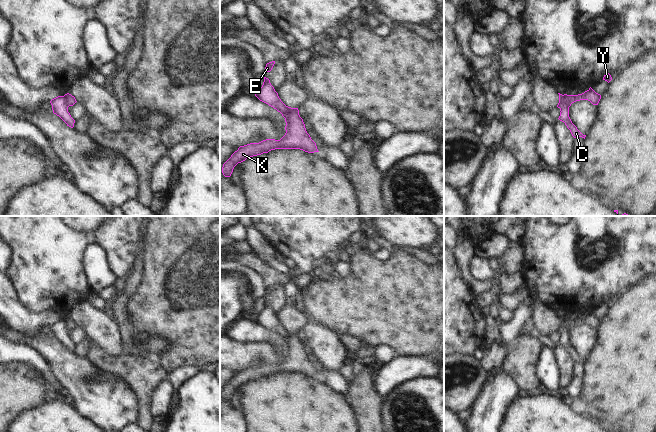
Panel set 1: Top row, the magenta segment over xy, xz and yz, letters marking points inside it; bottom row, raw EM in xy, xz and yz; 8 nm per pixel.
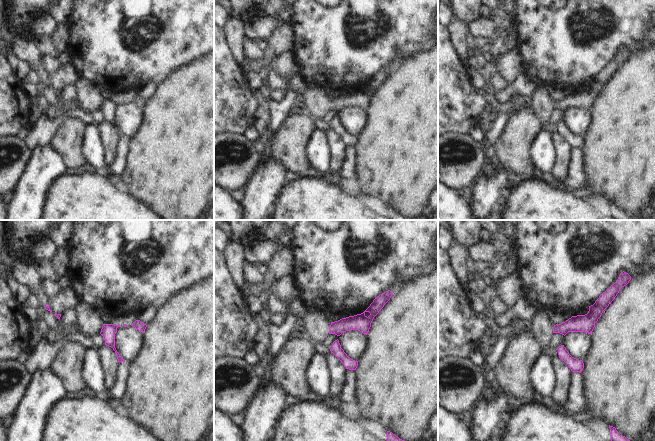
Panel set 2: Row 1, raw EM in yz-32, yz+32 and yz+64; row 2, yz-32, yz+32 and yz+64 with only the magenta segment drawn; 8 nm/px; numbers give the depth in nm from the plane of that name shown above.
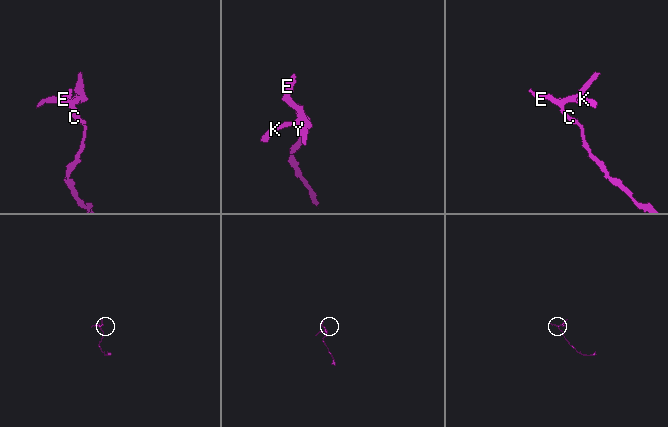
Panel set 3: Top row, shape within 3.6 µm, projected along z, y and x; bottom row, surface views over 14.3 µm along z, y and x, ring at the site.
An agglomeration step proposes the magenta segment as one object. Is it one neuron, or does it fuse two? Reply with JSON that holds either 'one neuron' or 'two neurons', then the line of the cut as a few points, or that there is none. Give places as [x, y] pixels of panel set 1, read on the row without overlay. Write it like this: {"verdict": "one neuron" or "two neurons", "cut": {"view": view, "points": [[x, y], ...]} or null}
{"verdict": "two neurons", "cut": {"view": "yz", "points": [[557, 330], [562, 327], [566, 327], [569, 330]]}}

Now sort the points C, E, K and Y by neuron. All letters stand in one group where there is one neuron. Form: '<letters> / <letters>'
C E / K Y

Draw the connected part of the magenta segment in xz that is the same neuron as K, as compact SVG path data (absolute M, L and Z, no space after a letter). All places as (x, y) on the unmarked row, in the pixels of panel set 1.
M288 331L288 339L285 342L285 359L280 364L266 363L259 367L250 367L240 370L231 381L223 388L222 397L230 401L234 391L246 383L268 377L275 373L300 373L308 377L319 376L316 367L307 357L303 343L299 339L298 332Z

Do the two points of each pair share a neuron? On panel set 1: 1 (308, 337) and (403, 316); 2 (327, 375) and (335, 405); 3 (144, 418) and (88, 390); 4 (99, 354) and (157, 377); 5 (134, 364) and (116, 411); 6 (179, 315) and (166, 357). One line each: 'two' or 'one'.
1: two
2: two
3: two
4: one
5: two
6: one

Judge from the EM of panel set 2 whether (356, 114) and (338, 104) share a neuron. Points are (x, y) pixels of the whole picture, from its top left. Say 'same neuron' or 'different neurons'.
different neurons

